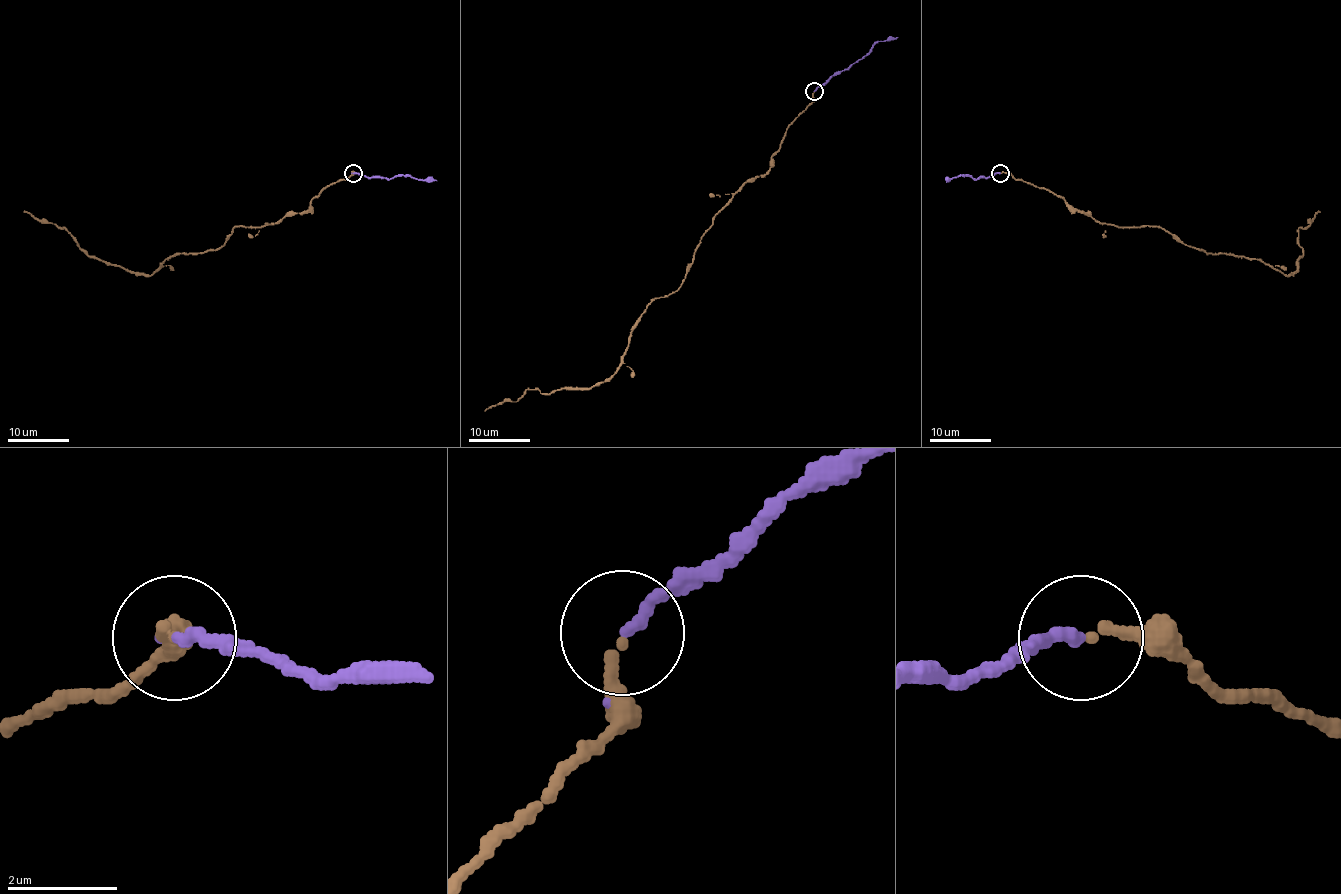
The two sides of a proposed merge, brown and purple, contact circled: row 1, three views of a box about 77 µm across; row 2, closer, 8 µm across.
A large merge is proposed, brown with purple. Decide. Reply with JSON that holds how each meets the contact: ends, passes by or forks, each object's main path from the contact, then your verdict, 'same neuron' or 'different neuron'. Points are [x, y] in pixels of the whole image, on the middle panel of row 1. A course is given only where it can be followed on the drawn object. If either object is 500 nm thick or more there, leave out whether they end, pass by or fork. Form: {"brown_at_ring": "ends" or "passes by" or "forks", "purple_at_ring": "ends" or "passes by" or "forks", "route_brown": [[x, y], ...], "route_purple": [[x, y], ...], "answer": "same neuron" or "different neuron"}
{"brown_at_ring": "ends", "purple_at_ring": "ends", "route_brown": [[813, 91], [770, 168], [715, 216], [681, 285], [641, 316], [612, 376], [589, 388], [527, 390], [484, 411]], "route_purple": [[813, 91], [864, 56], [876, 42], [898, 37]], "answer": "same neuron"}

